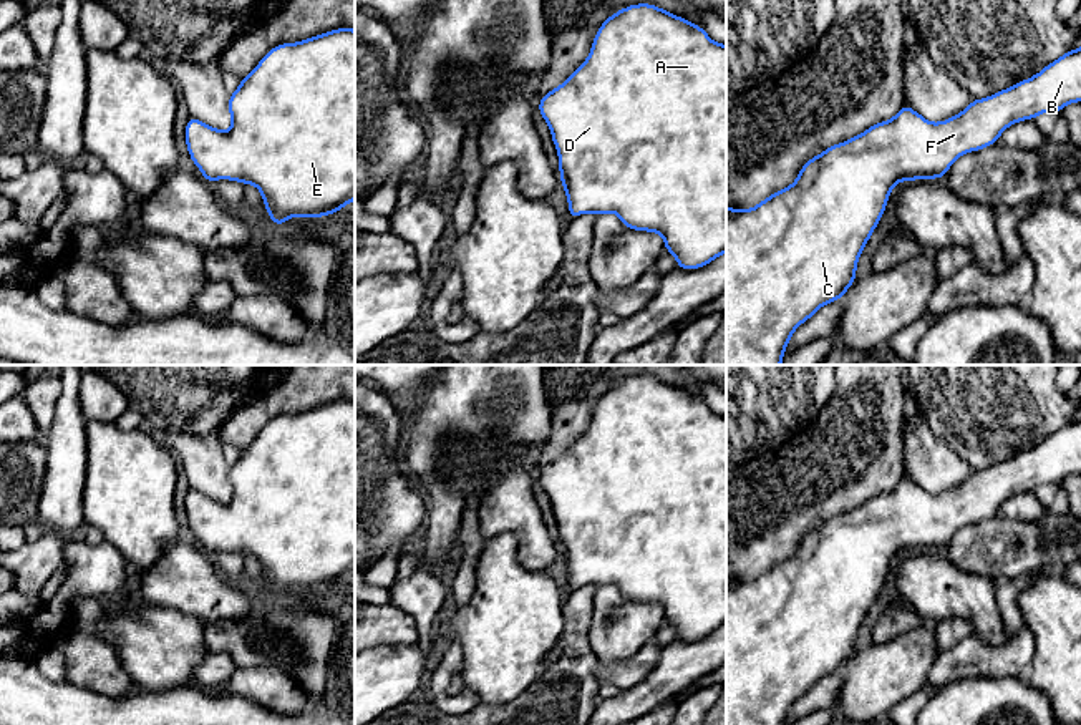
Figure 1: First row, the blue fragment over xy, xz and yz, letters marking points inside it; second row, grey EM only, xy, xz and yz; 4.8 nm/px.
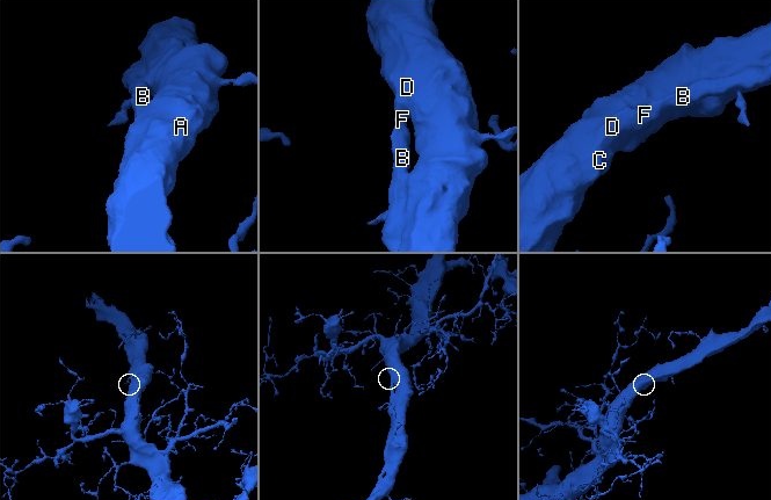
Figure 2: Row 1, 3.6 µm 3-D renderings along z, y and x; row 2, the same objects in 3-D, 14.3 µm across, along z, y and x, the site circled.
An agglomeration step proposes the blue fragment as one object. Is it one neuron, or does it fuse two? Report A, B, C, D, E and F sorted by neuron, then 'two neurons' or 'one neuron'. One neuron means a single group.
A B C D E F | one neuron

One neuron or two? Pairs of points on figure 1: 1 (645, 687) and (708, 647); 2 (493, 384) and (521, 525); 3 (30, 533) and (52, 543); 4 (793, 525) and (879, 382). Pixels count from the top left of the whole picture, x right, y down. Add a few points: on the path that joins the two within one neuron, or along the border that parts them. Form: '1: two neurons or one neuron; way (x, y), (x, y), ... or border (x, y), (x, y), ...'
1: one neuron; way (660, 686), (683, 662), (693, 659)
2: two neurons; border (491, 452), (516, 452), (519, 455)
3: two neurons; border (45, 531), (35, 540), (25, 541)
4: one neuron; way (803, 490), (858, 435), (864, 417)

